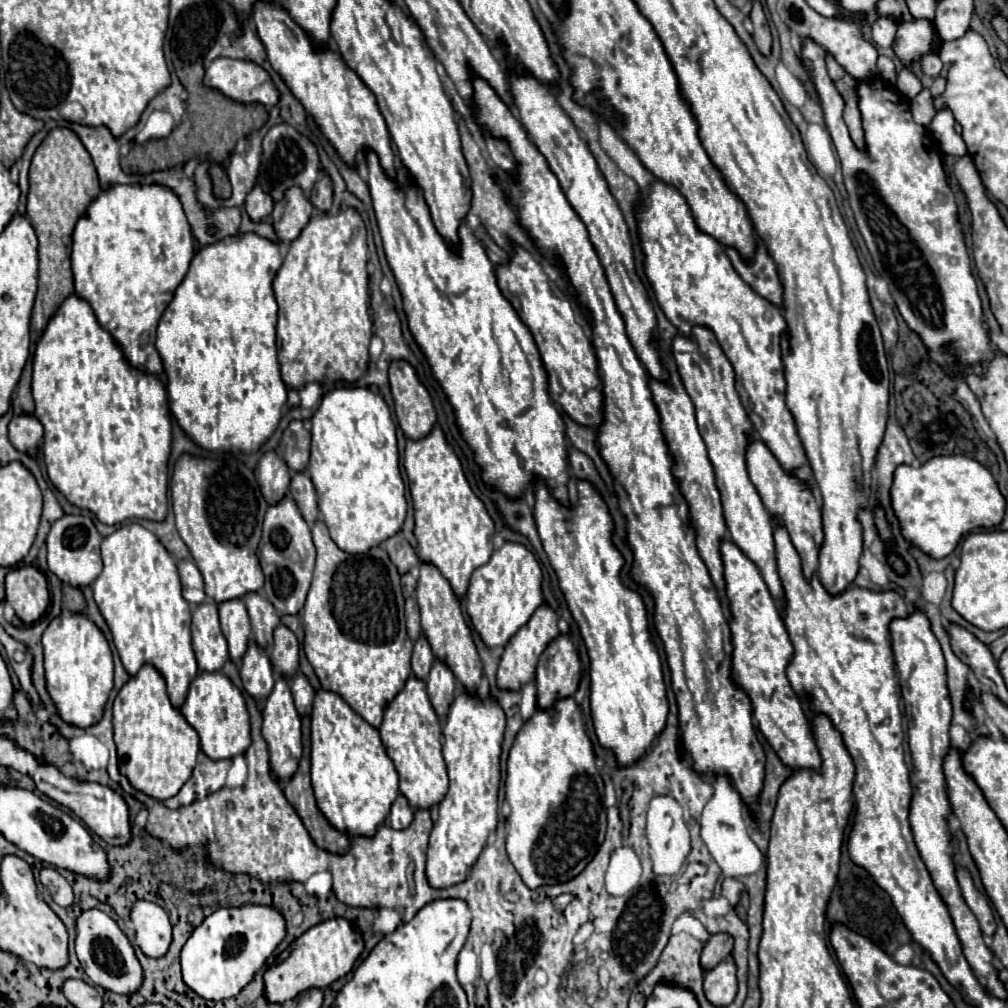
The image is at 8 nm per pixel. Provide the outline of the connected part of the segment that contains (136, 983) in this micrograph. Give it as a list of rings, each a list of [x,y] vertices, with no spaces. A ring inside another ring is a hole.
[[[89,909],[89,911],[81,913],[81,917],[77,919],[75,951],[77,951],[83,971],[89,975],[89,979],[95,985],[99,985],[107,991],[119,993],[119,995],[127,995],[127,997],[141,989],[145,973],[143,973],[143,967],[135,955],[135,949],[129,943],[127,935],[119,929],[119,925],[103,911]]]

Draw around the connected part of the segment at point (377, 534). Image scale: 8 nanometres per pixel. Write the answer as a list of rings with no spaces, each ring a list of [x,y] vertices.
[[[335,387],[325,393],[319,409],[311,417],[311,459],[309,475],[319,495],[319,507],[323,521],[329,527],[331,539],[349,553],[365,553],[369,547],[383,543],[395,535],[407,515],[405,483],[399,471],[397,427],[391,419],[391,411],[381,393],[373,393],[369,387]]]

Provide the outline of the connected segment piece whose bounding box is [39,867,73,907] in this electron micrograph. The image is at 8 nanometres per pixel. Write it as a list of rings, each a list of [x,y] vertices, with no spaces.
[[[45,867],[41,869],[41,883],[49,889],[49,893],[53,895],[53,901],[61,907],[71,907],[73,905],[73,889],[71,885],[57,873],[57,869],[53,867]]]

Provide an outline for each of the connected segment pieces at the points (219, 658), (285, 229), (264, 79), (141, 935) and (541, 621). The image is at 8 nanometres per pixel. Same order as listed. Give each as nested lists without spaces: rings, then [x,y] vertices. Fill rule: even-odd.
[[[201,603],[193,611],[193,651],[201,671],[219,671],[229,659],[227,639],[221,633],[217,605]]]
[[[291,187],[285,191],[283,199],[275,203],[271,215],[279,239],[293,241],[313,215],[313,203],[301,187]]]
[[[219,57],[209,65],[205,85],[241,103],[265,103],[269,109],[279,103],[271,75],[253,61]]]
[[[137,901],[131,911],[137,933],[137,945],[147,957],[163,957],[173,941],[173,925],[163,907],[149,901]]]
[[[543,603],[541,607],[537,607],[537,611],[531,615],[531,619],[509,639],[509,643],[503,649],[499,671],[497,671],[497,683],[499,683],[499,687],[521,689],[535,675],[535,667],[537,667],[539,655],[543,653],[543,649],[547,647],[547,643],[559,635],[557,623],[559,623],[559,617],[557,617],[557,613],[547,603]]]

